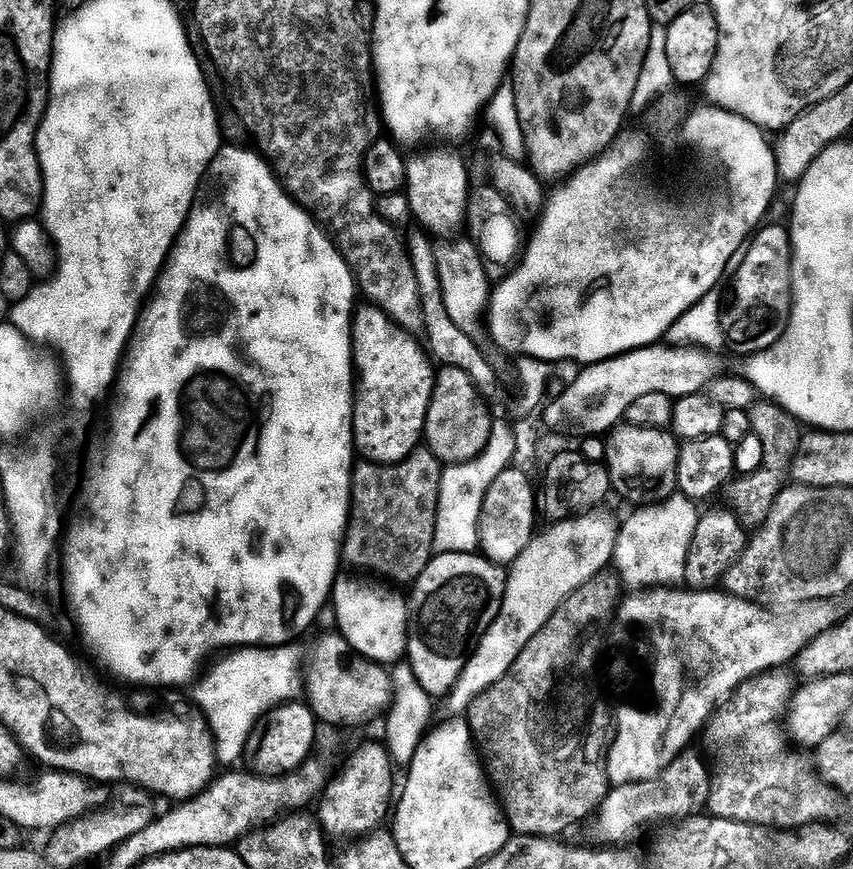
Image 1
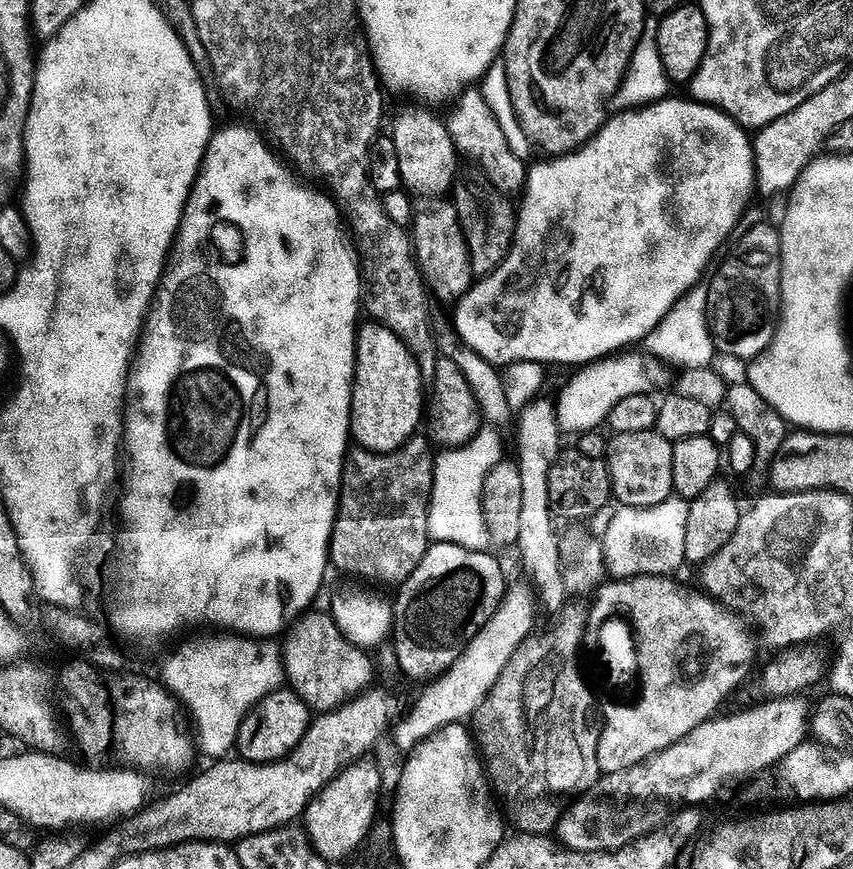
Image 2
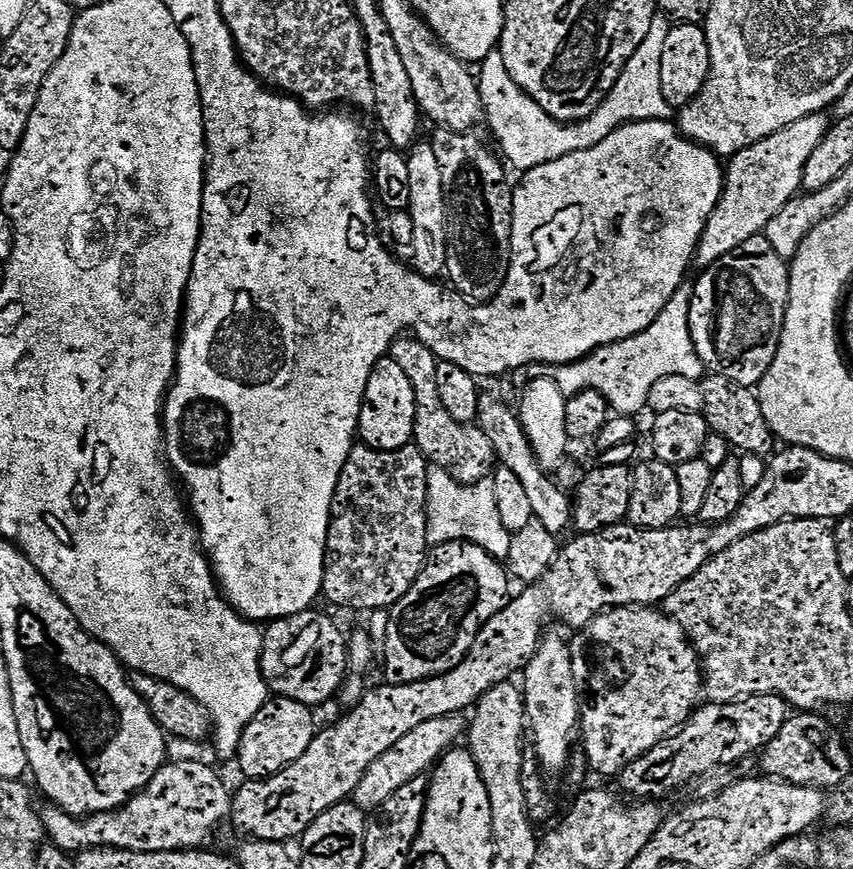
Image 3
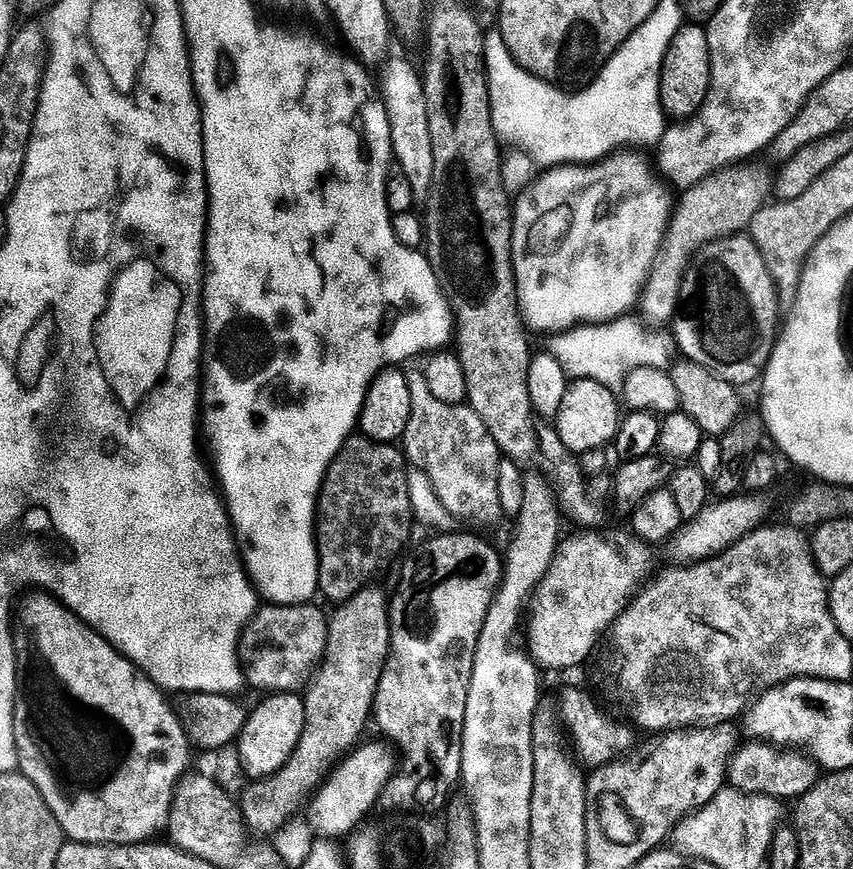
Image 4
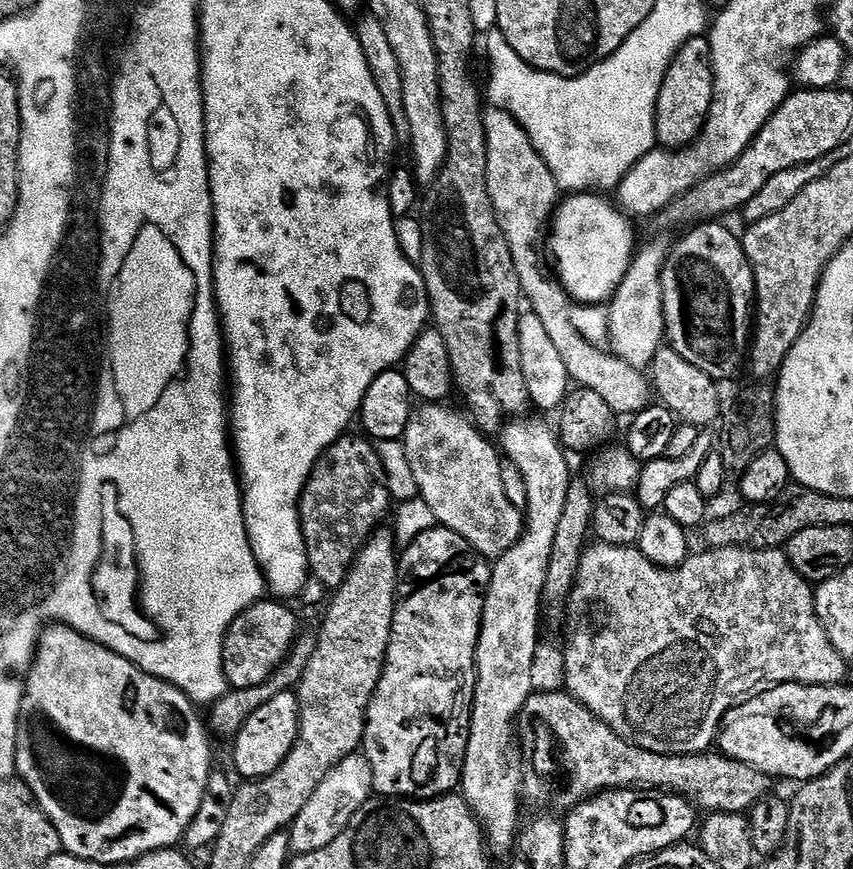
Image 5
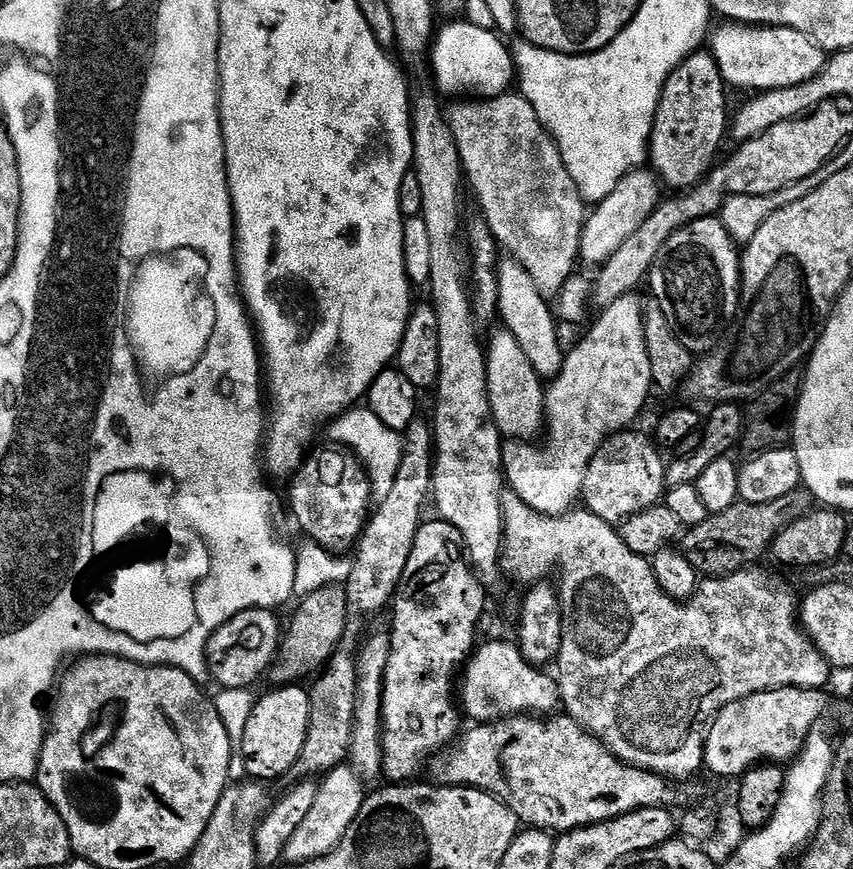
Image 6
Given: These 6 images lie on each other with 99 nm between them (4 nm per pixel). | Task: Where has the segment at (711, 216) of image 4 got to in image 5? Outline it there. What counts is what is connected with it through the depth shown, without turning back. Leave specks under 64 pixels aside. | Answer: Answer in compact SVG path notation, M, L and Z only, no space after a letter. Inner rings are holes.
M664 238L654 239L645 248L643 245L633 257L632 264L607 309L611 351L619 358L629 361L636 369L651 365L666 338L660 271L671 251L671 245L671 241Z

